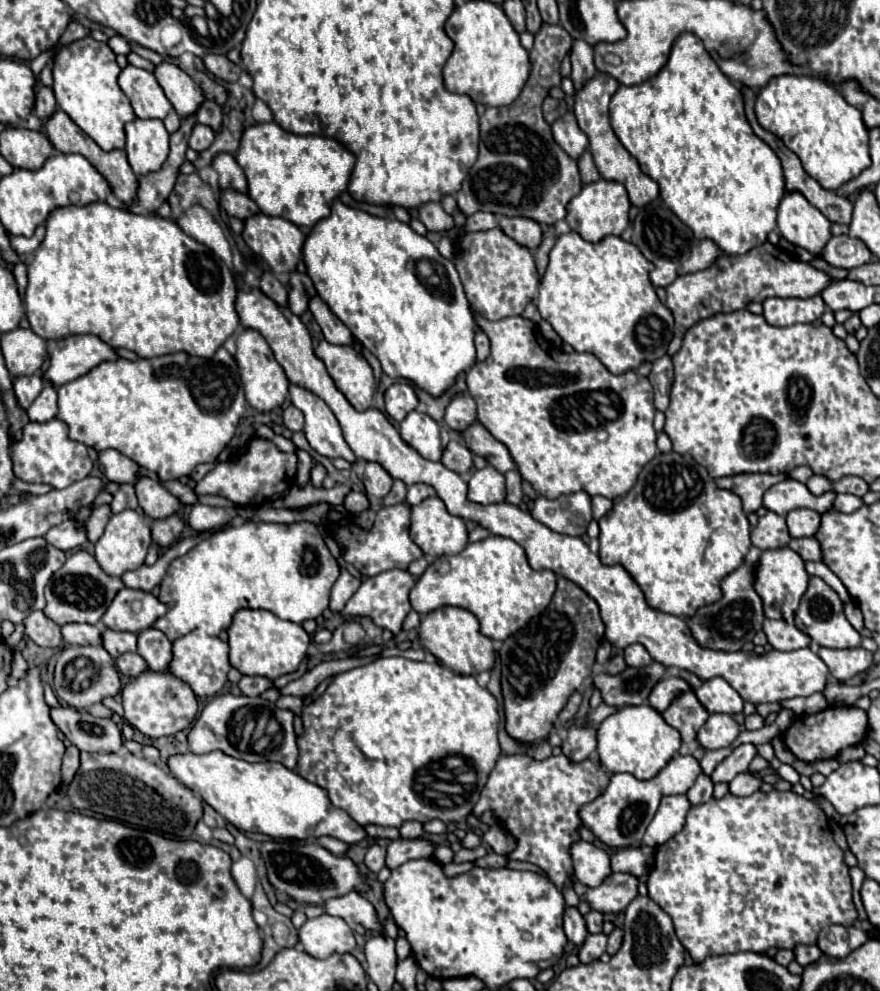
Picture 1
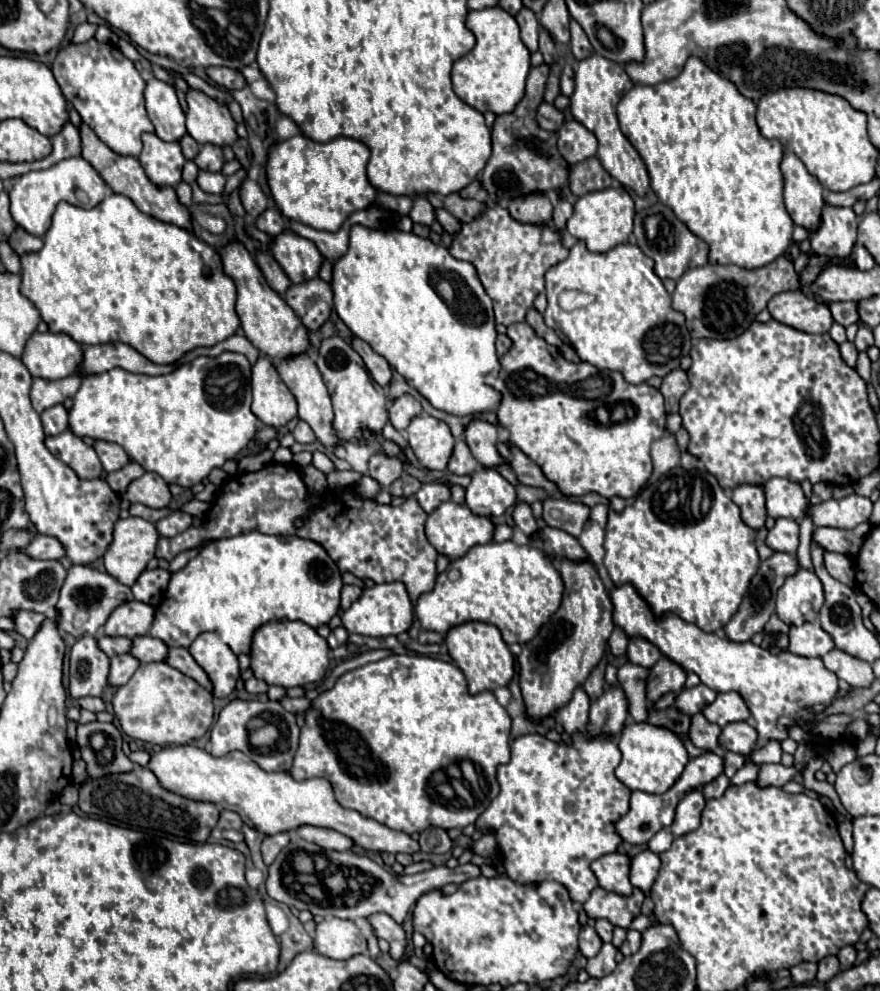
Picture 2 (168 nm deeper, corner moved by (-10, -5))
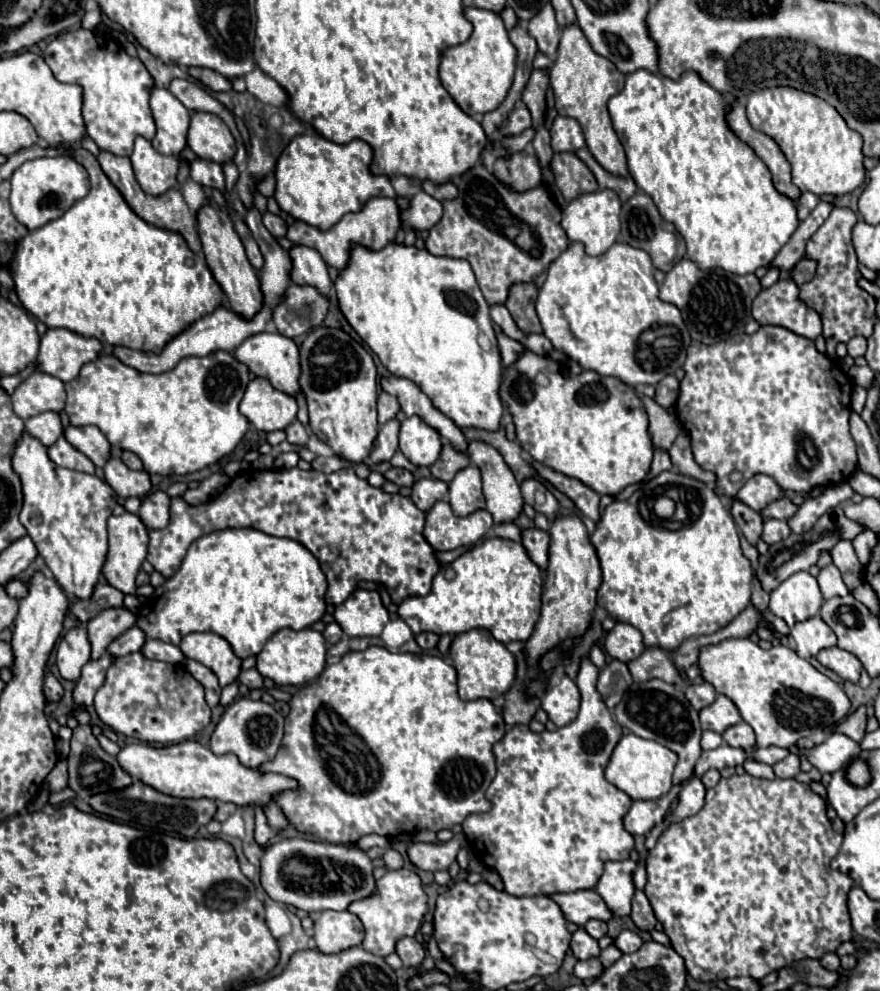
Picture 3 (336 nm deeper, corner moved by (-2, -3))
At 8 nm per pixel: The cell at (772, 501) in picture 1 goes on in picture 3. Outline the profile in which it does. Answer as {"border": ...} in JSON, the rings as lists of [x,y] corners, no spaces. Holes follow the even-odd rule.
{"border":[[[769,475],[751,477],[735,495],[735,499],[739,499],[755,511],[761,511],[765,505],[777,501],[779,497],[783,497],[783,489]]]}

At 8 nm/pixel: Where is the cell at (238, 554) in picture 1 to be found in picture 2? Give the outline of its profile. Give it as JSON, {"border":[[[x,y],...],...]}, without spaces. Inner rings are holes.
{"border":[[[249,531],[237,537],[207,543],[195,559],[171,575],[167,595],[155,611],[155,621],[149,635],[161,639],[167,647],[189,647],[197,635],[215,631],[233,653],[249,653],[251,635],[267,621],[297,619],[315,629],[329,623],[329,619],[339,611],[341,587],[341,571],[335,567],[335,561],[327,555],[327,551],[319,547],[319,543],[297,535],[265,535],[261,531]]]}

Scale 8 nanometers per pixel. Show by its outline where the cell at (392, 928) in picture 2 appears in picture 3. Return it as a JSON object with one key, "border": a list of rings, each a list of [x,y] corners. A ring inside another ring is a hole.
{"border":[[[403,937],[399,943],[397,943],[397,955],[401,957],[403,965],[405,967],[415,967],[419,969],[423,959],[425,959],[425,947],[421,941],[417,939],[411,939],[411,937]]]}

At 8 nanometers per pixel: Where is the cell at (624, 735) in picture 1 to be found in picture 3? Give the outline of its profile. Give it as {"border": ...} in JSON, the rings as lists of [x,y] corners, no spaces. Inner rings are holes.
{"border":[[[629,733],[629,735],[623,735],[619,745],[615,747],[613,757],[605,769],[605,777],[611,785],[625,791],[631,799],[649,801],[649,799],[659,799],[669,793],[675,763],[677,763],[675,753],[671,749],[667,749],[665,745],[659,745],[657,741],[641,739],[633,733]]]}

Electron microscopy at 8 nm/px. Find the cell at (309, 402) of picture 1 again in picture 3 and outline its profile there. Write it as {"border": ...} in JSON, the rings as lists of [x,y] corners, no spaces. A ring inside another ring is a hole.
{"border":[[[257,333],[247,337],[235,351],[233,357],[247,365],[251,373],[255,373],[257,377],[265,377],[267,381],[271,381],[271,385],[279,391],[285,391],[289,395],[299,391],[299,349],[293,343],[293,339],[283,337],[279,333]]]}

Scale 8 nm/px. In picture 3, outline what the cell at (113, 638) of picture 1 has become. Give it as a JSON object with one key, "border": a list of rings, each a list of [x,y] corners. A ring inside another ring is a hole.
{"border":[[[147,639],[141,653],[149,659],[157,659],[157,661],[165,661],[165,663],[175,663],[175,665],[183,665],[187,661],[187,657],[181,653],[179,647],[159,641],[159,639]]]}

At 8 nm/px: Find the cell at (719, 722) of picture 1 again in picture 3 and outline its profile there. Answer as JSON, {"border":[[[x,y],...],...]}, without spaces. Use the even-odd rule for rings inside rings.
{"border":[[[745,721],[729,727],[729,729],[723,733],[723,739],[725,739],[725,743],[729,743],[731,747],[741,747],[741,749],[751,749],[751,747],[755,747],[755,733],[753,733],[753,729],[751,729]]]}

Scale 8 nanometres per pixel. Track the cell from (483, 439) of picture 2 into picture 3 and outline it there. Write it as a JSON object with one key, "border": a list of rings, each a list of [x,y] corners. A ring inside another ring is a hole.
{"border":[[[471,441],[469,459],[481,471],[483,495],[487,511],[493,517],[493,525],[515,521],[523,511],[523,497],[517,479],[513,477],[499,451],[495,451],[487,443]]]}

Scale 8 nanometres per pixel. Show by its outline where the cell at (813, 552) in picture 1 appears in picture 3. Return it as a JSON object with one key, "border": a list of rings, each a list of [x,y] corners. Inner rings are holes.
{"border":[[[829,565],[829,567],[821,569],[817,581],[819,581],[821,593],[823,593],[825,599],[831,599],[831,597],[837,597],[837,595],[845,597],[849,593],[849,589],[845,587],[845,583],[841,579],[841,573],[839,573],[839,569],[835,565]]]}

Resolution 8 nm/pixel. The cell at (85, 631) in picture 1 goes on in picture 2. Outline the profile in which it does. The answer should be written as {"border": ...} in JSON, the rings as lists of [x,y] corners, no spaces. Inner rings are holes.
{"border":[[[99,633],[97,635],[97,643],[99,643],[99,649],[107,657],[123,655],[123,653],[129,653],[129,649],[131,649],[131,639],[127,639],[127,637],[109,637],[109,635]]]}

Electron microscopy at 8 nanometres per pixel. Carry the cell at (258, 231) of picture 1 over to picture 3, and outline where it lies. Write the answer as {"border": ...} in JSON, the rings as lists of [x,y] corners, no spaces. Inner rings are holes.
{"border":[[[297,245],[289,251],[291,259],[293,259],[293,271],[291,271],[291,279],[297,285],[311,285],[315,287],[321,295],[327,297],[333,281],[329,279],[327,273],[327,263],[323,261],[323,257],[311,249],[311,247],[303,247]]]}

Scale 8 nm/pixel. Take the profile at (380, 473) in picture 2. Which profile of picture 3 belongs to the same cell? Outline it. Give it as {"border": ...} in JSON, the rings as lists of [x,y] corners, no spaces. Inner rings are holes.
{"border":[[[393,417],[391,421],[387,421],[379,429],[379,435],[377,435],[375,443],[373,443],[373,449],[371,449],[369,459],[373,463],[389,461],[393,457],[393,453],[397,451],[397,435],[399,435],[399,419]]]}

